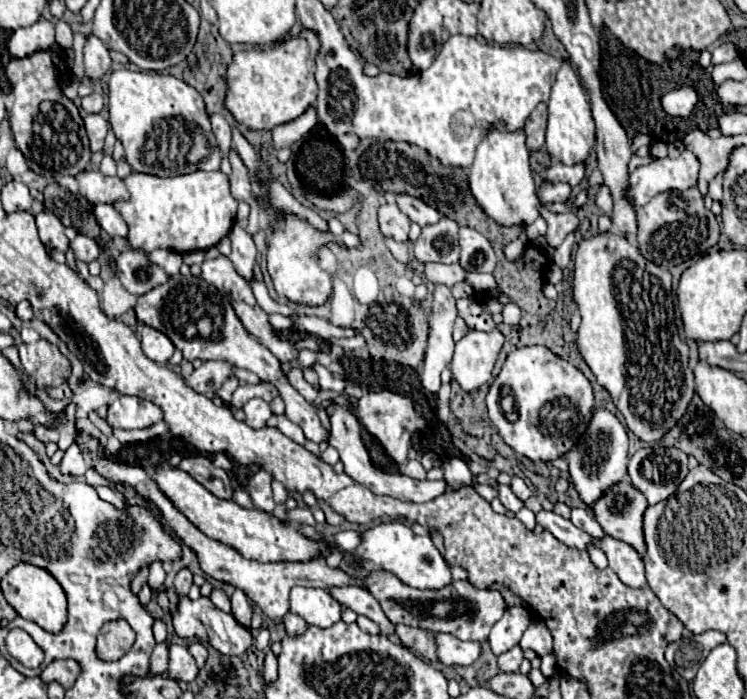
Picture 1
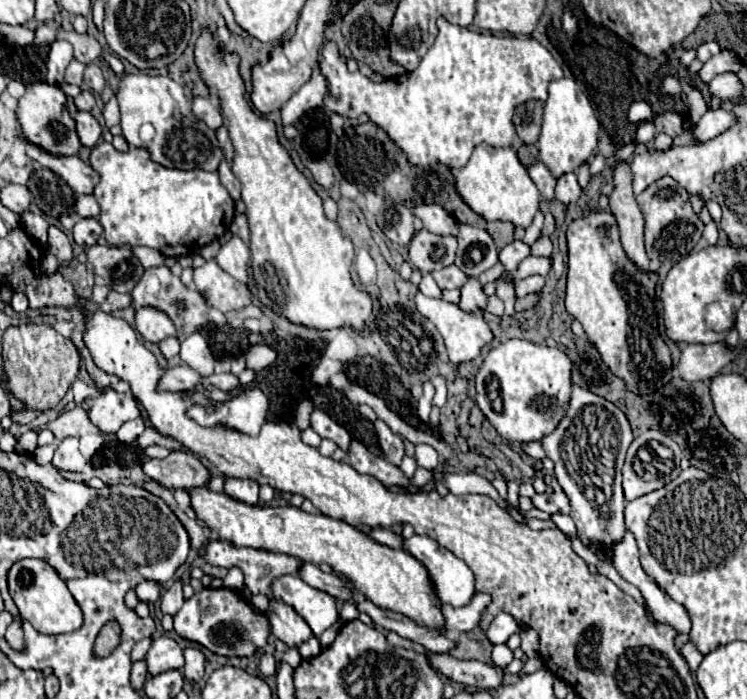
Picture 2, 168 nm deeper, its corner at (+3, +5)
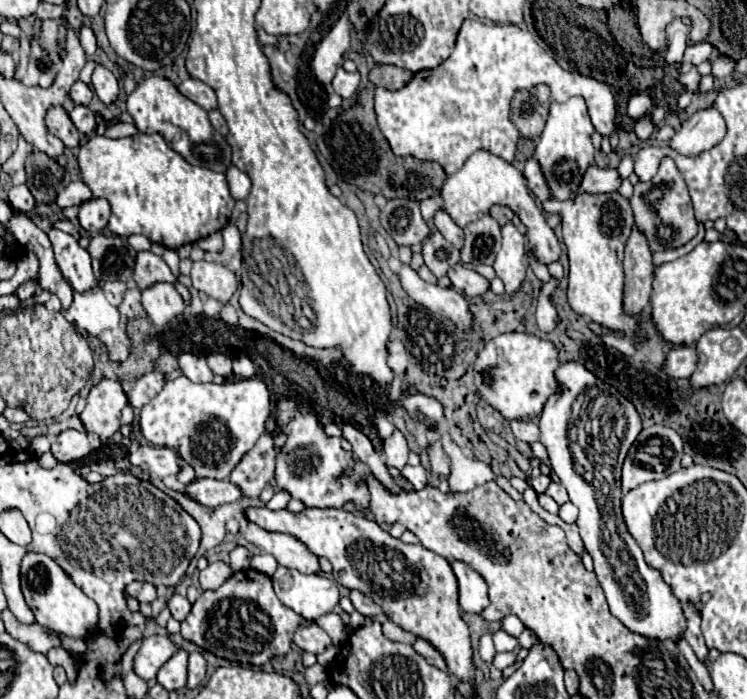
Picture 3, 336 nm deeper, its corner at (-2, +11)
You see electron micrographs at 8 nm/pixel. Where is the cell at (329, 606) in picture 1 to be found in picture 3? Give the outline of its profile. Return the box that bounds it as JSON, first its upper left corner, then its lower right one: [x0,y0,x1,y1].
[272,566,340,620]

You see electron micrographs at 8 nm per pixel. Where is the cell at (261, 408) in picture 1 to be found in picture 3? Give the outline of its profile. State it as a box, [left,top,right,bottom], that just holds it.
[140,376,270,480]

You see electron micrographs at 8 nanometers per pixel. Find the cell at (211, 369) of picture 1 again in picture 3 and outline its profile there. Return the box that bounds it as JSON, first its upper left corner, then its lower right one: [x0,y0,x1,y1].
[128,372,164,408]

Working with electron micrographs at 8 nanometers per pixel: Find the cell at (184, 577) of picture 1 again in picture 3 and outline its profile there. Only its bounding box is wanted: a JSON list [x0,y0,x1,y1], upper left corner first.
[168,594,190,622]

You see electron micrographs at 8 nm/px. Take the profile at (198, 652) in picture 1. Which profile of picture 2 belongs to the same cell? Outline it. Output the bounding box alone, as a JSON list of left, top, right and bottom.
[183,648,205,682]

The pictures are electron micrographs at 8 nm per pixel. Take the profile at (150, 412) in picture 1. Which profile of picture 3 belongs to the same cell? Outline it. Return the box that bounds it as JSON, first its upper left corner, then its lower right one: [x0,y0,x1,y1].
[80,378,128,438]

